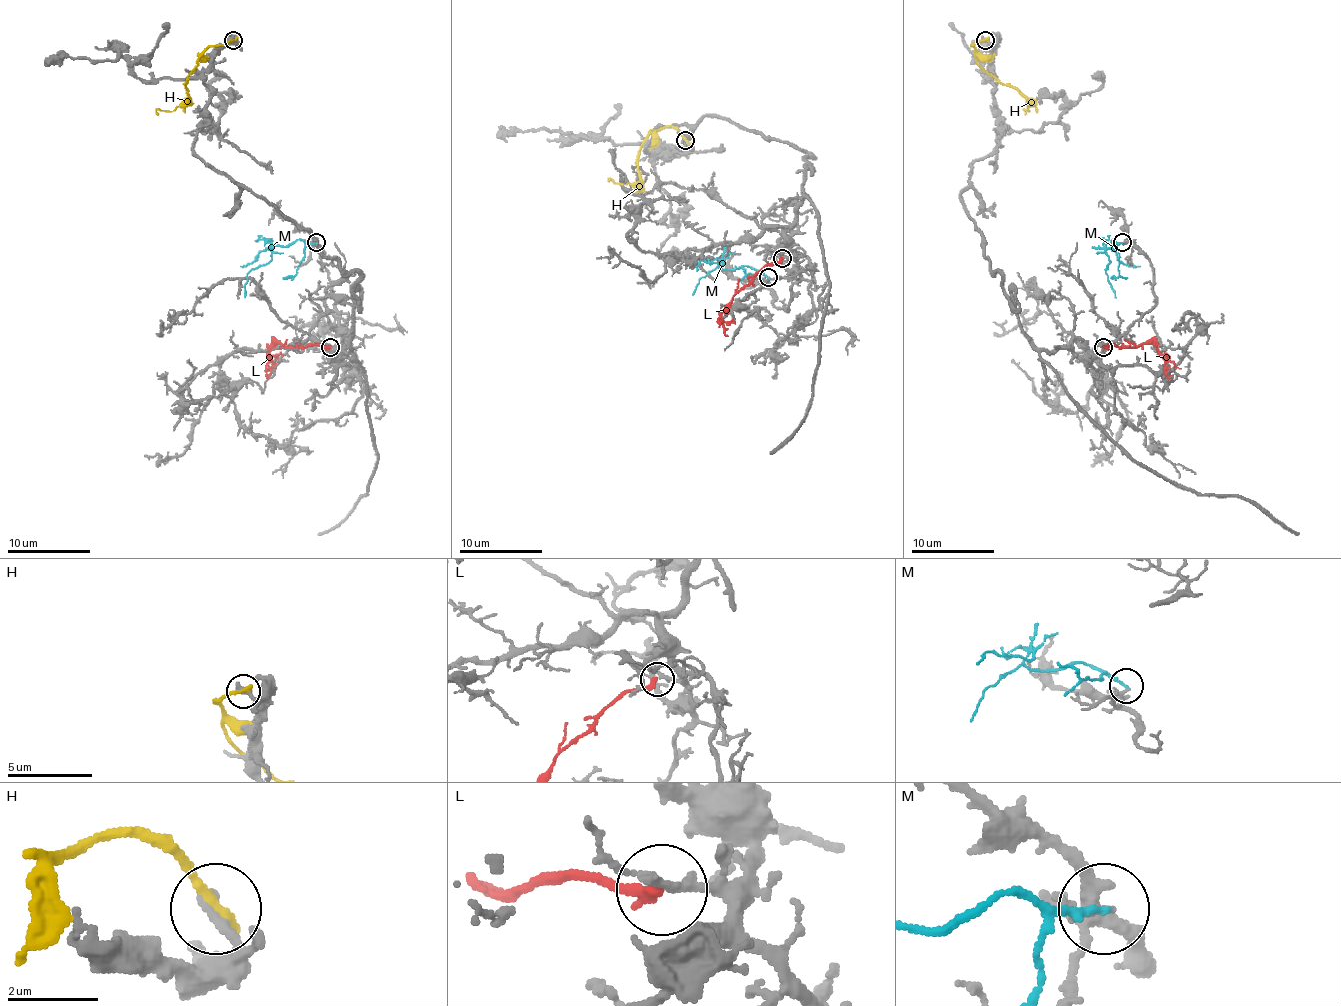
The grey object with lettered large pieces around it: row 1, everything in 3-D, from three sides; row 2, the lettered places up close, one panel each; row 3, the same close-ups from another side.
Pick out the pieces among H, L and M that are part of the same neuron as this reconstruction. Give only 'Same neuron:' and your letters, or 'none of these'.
Same neuron: L

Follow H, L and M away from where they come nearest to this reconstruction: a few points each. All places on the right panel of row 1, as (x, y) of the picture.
H: (985, 40), (971, 46), (975, 56), (993, 77), (1012, 85), (1024, 97), (1026, 114)
L: (1103, 347), (1138, 347), (1150, 343), (1165, 362), (1165, 374), (1169, 378)
M: (1121, 242), (1113, 240), (1111, 244), (1115, 246), (1109, 248), (1105, 273), (1115, 298)

